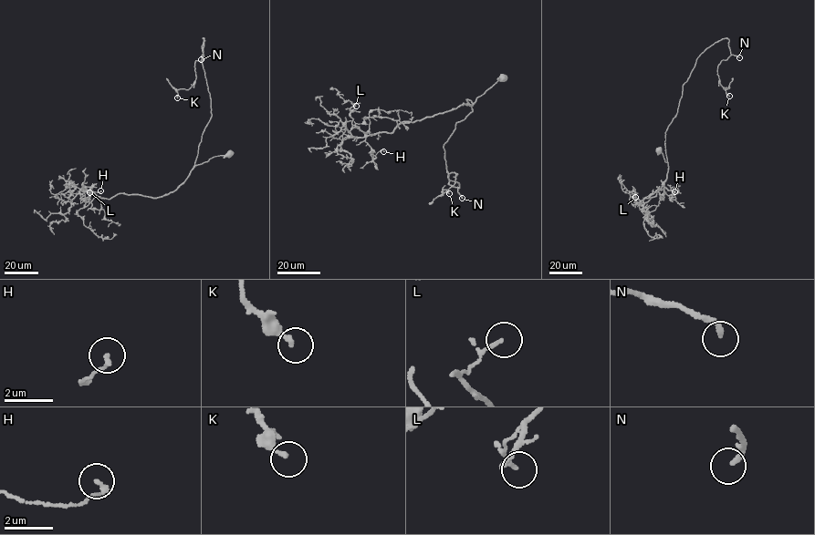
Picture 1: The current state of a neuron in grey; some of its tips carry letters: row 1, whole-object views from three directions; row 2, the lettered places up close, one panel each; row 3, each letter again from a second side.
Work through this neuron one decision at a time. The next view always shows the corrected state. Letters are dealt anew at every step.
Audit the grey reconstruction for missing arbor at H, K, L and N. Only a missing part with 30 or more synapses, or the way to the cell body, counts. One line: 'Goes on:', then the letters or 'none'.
Goes on: N

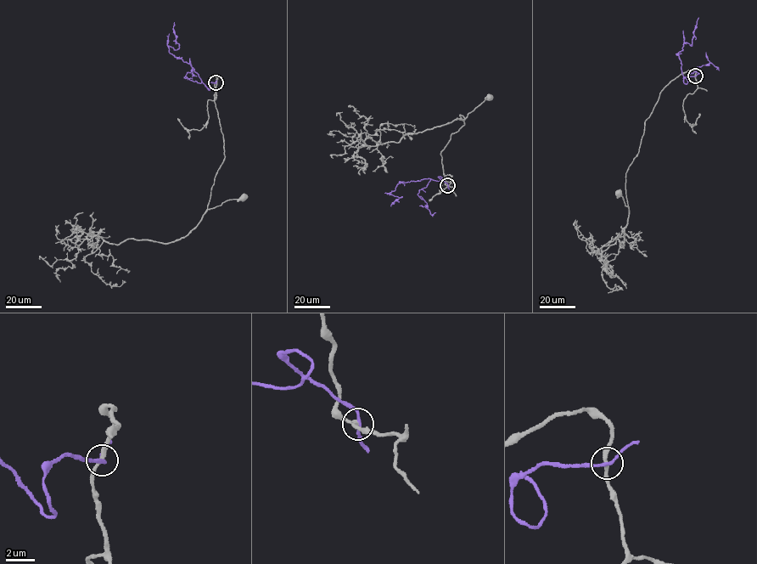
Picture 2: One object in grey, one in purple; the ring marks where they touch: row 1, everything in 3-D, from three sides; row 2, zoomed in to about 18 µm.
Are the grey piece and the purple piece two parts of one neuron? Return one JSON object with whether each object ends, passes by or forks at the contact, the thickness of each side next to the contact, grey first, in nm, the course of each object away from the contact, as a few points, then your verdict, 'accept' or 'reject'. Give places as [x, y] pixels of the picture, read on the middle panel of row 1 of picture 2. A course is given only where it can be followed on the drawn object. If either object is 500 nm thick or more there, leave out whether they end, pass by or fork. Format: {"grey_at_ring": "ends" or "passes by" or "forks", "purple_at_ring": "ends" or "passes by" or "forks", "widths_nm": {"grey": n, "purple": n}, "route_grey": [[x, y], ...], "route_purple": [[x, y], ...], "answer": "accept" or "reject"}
{"grey_at_ring": "passes by", "purple_at_ring": "passes by", "widths_nm": {"grey": 240, "purple": 190}, "route_grey": [[447, 185], [441, 151], [452, 133], [464, 125], [459, 115], [465, 118], [490, 97]], "route_purple": [[447, 185], [440, 176], [442, 177], [440, 181], [423, 178], [400, 183], [390, 193], [402, 196], [390, 205]], "answer": "reject"}

